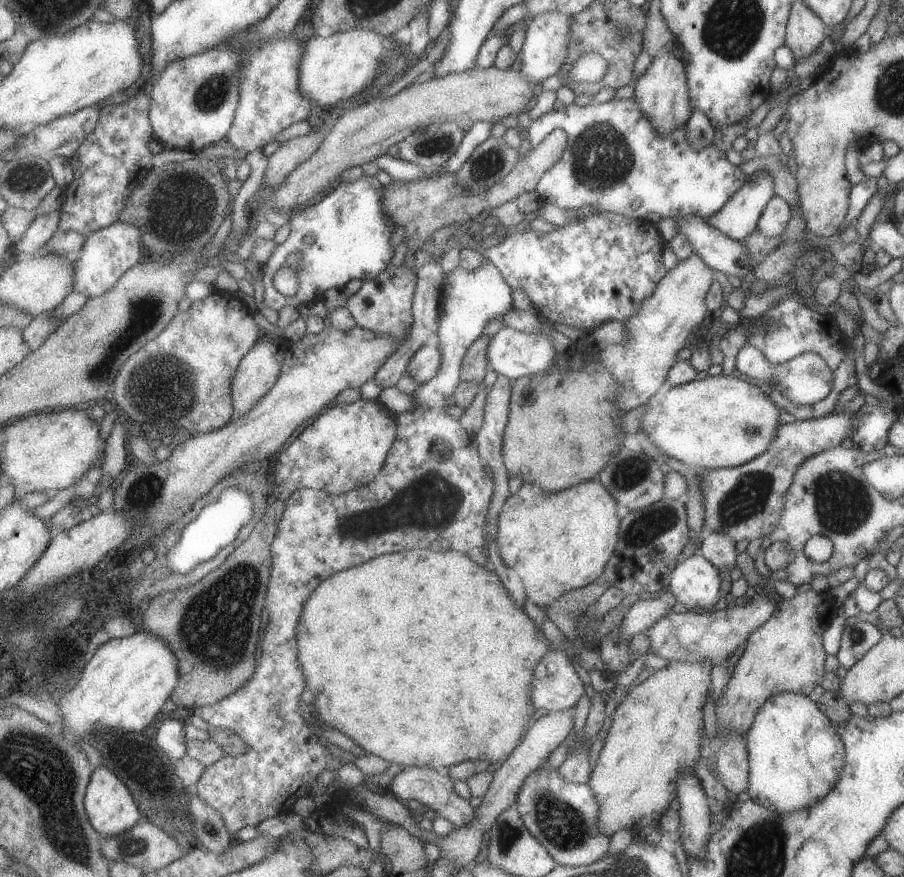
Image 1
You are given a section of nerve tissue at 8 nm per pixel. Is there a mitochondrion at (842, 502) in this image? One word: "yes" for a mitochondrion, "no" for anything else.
yes

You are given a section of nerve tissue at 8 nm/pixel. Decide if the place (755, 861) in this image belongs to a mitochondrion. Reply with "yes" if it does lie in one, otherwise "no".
yes

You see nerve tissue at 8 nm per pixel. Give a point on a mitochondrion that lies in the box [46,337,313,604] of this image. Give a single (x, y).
(159, 389)

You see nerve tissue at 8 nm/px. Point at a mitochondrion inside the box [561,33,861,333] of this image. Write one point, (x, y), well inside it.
(600, 159)

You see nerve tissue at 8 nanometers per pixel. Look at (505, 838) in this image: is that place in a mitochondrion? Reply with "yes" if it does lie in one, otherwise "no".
yes

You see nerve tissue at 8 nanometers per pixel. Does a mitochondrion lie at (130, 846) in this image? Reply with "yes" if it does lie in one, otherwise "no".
yes

